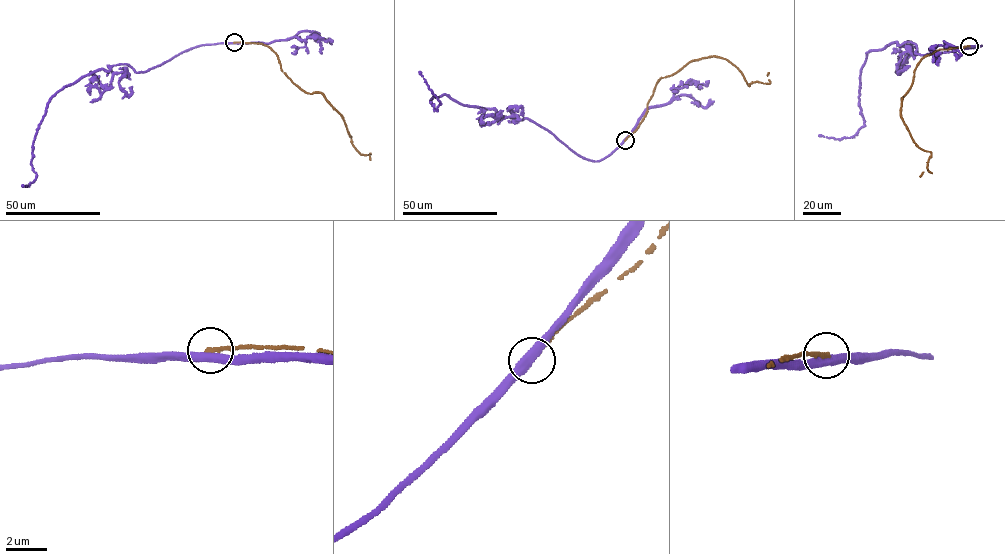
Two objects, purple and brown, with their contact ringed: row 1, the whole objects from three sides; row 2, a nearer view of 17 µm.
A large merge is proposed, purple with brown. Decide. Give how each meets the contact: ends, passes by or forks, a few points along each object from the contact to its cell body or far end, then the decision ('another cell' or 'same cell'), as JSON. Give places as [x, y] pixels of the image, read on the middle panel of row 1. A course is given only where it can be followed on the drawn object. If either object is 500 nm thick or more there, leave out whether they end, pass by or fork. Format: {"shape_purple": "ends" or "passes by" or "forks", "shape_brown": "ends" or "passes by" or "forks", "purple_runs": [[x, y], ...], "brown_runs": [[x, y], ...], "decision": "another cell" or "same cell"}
{"shape_purple": "passes by", "shape_brown": "ends", "purple_runs": [[624, 140], [589, 160], [525, 118], [443, 94], [432, 98], [434, 110], [440, 103], [419, 71]], "brown_runs": [[625, 140], [645, 114], [658, 80], [693, 60], [726, 59], [749, 86], [769, 84], [769, 72]], "decision": "another cell"}

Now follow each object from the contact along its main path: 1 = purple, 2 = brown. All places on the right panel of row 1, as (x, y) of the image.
1: (969, 46), (924, 55), (894, 42), (866, 52), (864, 125), (850, 137), (818, 136)
2: (969, 46), (924, 57), (901, 98), (901, 118), (913, 141), (931, 153), (927, 167), (932, 173), (920, 176)

